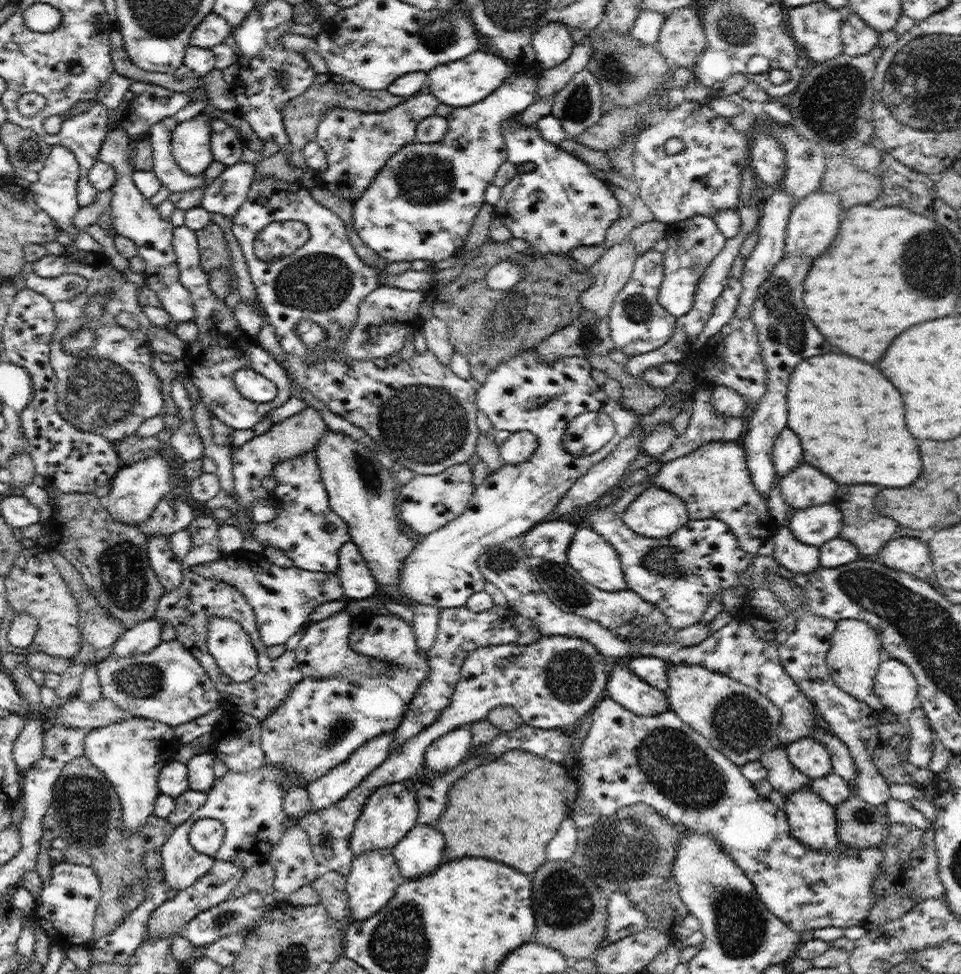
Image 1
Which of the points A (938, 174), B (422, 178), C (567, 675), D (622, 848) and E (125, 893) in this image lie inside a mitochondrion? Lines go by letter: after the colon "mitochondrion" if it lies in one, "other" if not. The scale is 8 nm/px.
A: other
B: mitochondrion
C: mitochondrion
D: mitochondrion
E: mitochondrion

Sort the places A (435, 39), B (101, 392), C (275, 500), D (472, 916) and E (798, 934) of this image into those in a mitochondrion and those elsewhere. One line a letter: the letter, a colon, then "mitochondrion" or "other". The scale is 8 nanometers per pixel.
A: mitochondrion
B: mitochondrion
C: other
D: other
E: other

